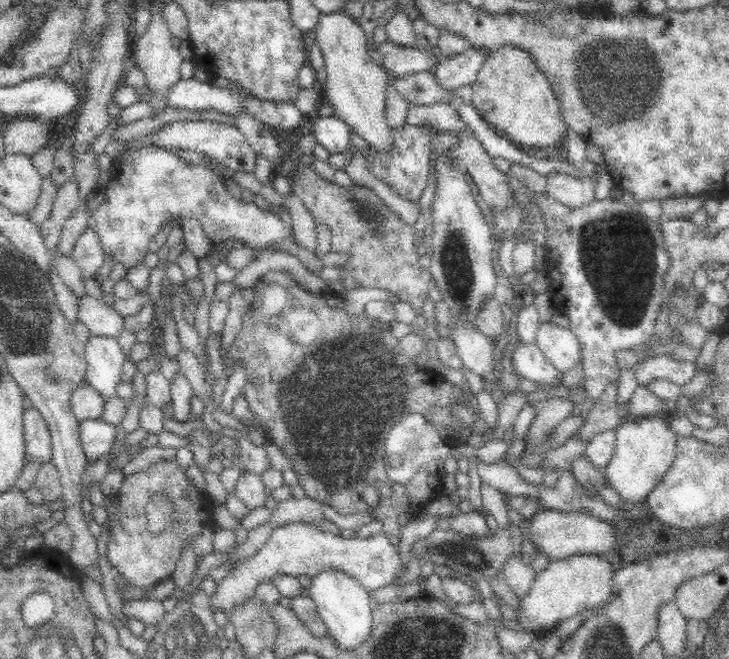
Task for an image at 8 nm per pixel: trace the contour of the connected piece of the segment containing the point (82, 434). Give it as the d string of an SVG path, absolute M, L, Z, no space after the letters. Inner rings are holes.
M102 419L83 420L79 423L79 438L84 457L90 462L100 461L114 446L118 426Z

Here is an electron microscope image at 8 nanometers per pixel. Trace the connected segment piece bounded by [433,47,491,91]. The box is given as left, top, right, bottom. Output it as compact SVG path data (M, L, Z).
M470 47L457 56L448 56L443 63L435 66L434 77L438 85L447 91L454 91L460 86L473 84L485 60L490 56L488 50Z

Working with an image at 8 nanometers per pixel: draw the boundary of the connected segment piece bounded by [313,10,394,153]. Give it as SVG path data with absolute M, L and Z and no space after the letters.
M336 10L320 16L313 32L320 47L326 70L326 82L321 87L324 101L334 108L334 115L348 124L370 147L389 153L393 128L386 121L388 77L384 67L368 54L365 31L348 12Z

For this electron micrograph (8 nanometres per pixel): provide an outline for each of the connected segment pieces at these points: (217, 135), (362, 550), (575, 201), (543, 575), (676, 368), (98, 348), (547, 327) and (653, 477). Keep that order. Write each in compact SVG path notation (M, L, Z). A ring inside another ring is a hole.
M210 120L177 121L152 132L150 146L174 153L174 150L194 150L220 162L233 171L254 172L256 153L245 141L243 134L234 126Z
M293 523L276 528L267 540L264 540L262 548L244 560L238 562L227 576L218 583L216 593L210 597L212 611L226 611L226 614L234 606L246 602L256 592L256 586L262 580L272 580L272 576L279 574L291 574L292 576L307 576L314 578L317 572L336 569L352 576L369 594L380 590L394 582L396 572L400 566L406 568L406 564L400 561L398 545L389 541L384 531L380 531L370 538L358 537L345 539L334 536L330 532L323 532L310 524Z
M596 163L592 174L582 178L558 171L550 172L547 174L546 194L570 209L590 204L595 199L594 188L603 169L604 164Z
M573 554L561 559L550 559L548 566L537 574L528 597L519 599L515 619L525 628L522 630L524 633L532 633L539 639L541 632L552 630L563 620L610 600L614 578L611 562L602 555Z
M668 356L646 358L632 368L640 385L646 385L652 380L669 380L678 386L684 386L694 378L697 371L695 365L678 362Z
M90 335L84 347L86 384L106 400L118 397L116 387L125 361L119 337Z
M551 321L542 322L538 325L535 343L548 362L564 375L579 360L581 344L569 327L562 327Z
M643 417L627 421L616 428L616 447L611 464L606 466L604 474L610 487L625 501L627 511L634 506L640 506L655 488L658 482L664 479L668 470L676 459L679 435L668 427L668 417Z

